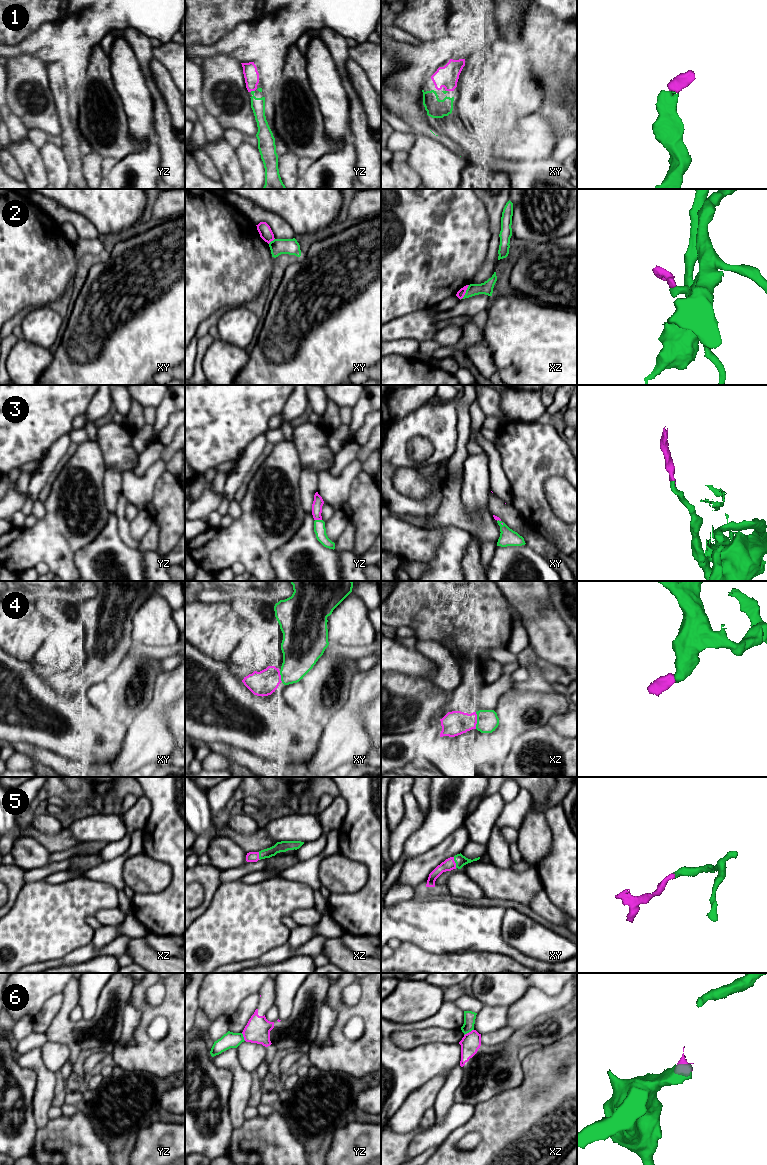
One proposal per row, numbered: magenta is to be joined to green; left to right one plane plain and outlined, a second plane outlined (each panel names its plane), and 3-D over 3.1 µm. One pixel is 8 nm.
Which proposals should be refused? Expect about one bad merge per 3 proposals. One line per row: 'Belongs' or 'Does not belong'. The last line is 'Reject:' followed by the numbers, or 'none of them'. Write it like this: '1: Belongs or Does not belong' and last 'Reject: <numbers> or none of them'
1: Belongs
2: Does not belong
3: Belongs
4: Belongs
5: Belongs
6: Does not belong
Reject: 2, 6

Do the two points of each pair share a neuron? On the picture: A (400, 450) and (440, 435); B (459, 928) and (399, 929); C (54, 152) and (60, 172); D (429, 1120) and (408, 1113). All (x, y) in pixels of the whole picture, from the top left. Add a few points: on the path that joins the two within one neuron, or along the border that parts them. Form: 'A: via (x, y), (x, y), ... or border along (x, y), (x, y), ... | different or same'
A: via (405, 438), (413, 430), (428, 430) | same
B: via (444, 928), (414, 929) | same
C: via (54, 157), (57, 167) | same
D: border along (430, 1107), (420, 1123), (404, 1133) | different

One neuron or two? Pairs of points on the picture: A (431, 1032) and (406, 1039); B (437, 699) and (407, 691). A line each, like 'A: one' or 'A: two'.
A: one
B: one

